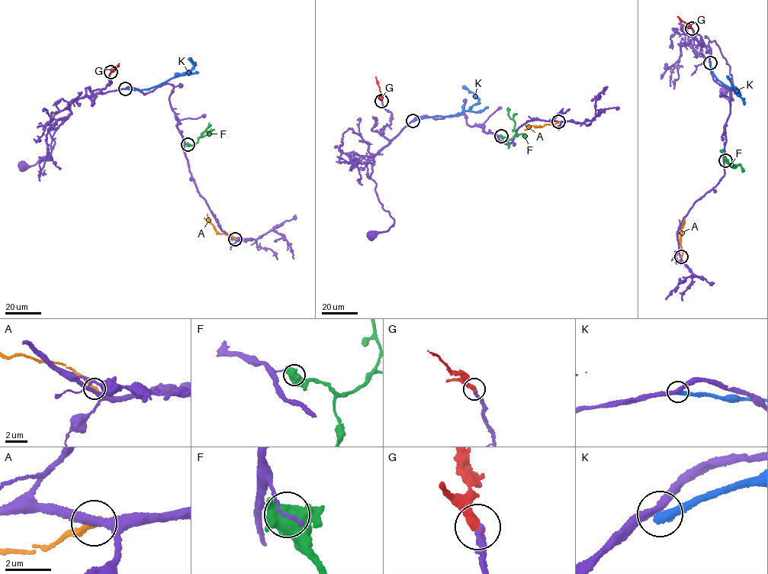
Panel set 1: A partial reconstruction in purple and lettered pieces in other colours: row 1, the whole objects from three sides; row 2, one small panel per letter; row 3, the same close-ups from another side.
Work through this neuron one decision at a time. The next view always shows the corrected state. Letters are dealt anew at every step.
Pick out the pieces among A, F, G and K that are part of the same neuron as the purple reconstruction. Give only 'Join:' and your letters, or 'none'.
Join: G

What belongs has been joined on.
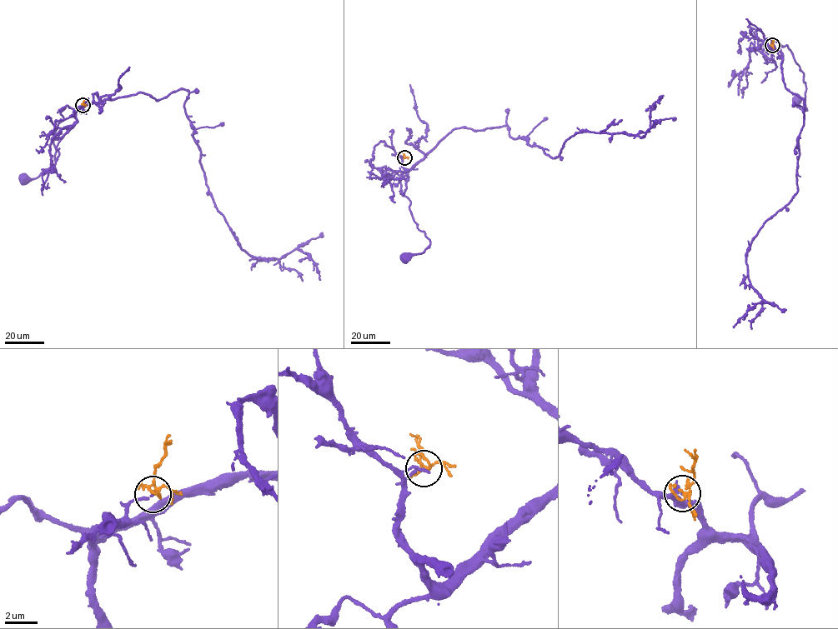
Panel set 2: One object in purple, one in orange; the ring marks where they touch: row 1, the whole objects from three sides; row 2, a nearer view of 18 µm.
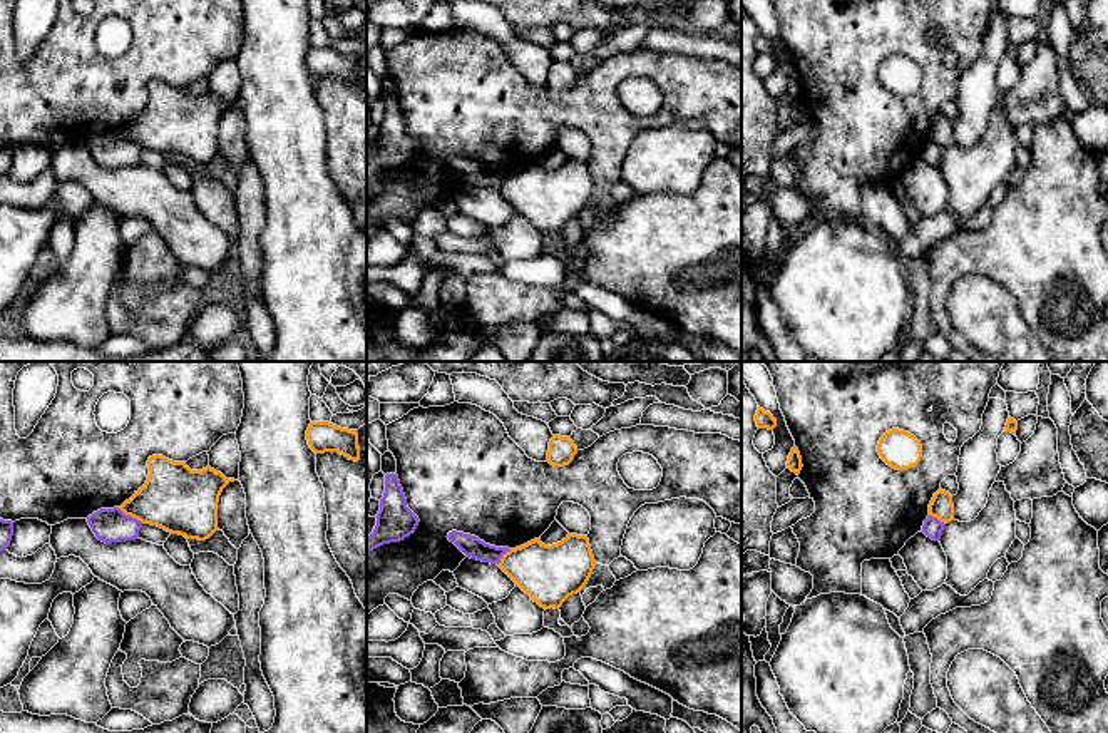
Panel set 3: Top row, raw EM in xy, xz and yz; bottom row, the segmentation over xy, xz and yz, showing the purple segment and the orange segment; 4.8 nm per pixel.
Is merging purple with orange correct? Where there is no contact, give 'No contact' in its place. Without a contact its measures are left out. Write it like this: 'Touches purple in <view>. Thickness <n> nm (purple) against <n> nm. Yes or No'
Touches purple in xy. Thickness 160 nm (purple) against 320 nm. No

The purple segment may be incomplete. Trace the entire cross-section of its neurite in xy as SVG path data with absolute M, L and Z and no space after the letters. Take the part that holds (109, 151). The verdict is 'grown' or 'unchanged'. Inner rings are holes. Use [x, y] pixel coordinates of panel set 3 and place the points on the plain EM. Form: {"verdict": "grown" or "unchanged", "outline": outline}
{"verdict": "unchanged", "outline": "M119 132L100 134L87 142L95 162L105 169L132 166L139 162L142 147L126 141Z"}

